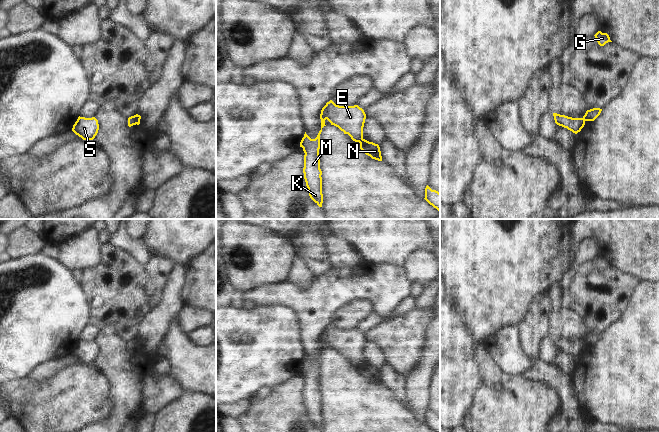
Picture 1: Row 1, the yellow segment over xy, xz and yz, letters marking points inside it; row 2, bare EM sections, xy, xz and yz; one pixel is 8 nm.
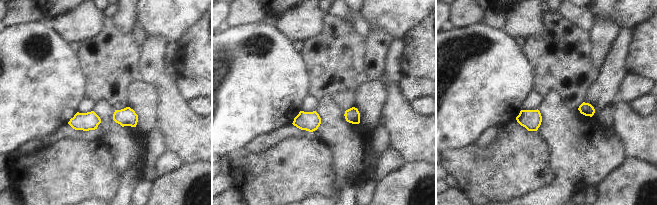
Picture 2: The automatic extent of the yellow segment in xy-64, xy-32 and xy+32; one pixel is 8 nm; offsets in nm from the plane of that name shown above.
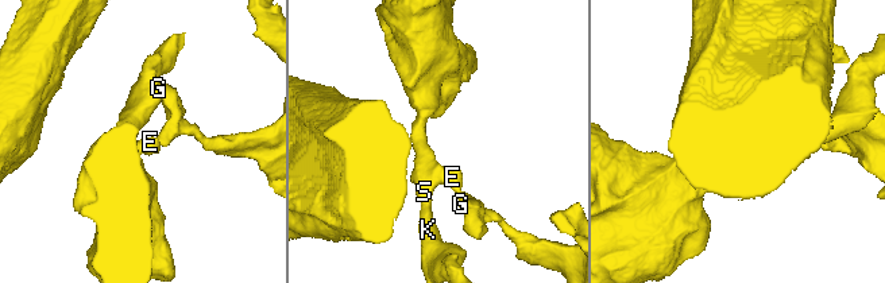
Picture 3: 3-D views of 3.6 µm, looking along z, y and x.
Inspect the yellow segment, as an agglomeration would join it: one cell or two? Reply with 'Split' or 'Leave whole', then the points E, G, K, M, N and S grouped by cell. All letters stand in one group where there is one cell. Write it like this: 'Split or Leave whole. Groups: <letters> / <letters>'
Split. Groups: E K M S / G N

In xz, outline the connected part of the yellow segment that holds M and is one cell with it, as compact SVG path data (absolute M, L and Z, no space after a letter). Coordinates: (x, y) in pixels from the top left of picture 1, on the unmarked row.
M332 324L326 327L326 329L322 332L321 338L321 354L319 355L317 361L315 363L311 363L305 356L304 361L300 366L300 371L303 372L305 377L304 379L304 403L306 406L306 410L308 412L310 422L319 430L322 431L323 427L323 418L322 418L322 395L320 393L320 358L322 356L322 352L325 349L325 344L327 343L331 349L338 351L344 358L348 358L351 363L355 366L360 366L363 363L363 351L366 343L366 338L362 332L358 329L354 330L339 330L336 329Z

